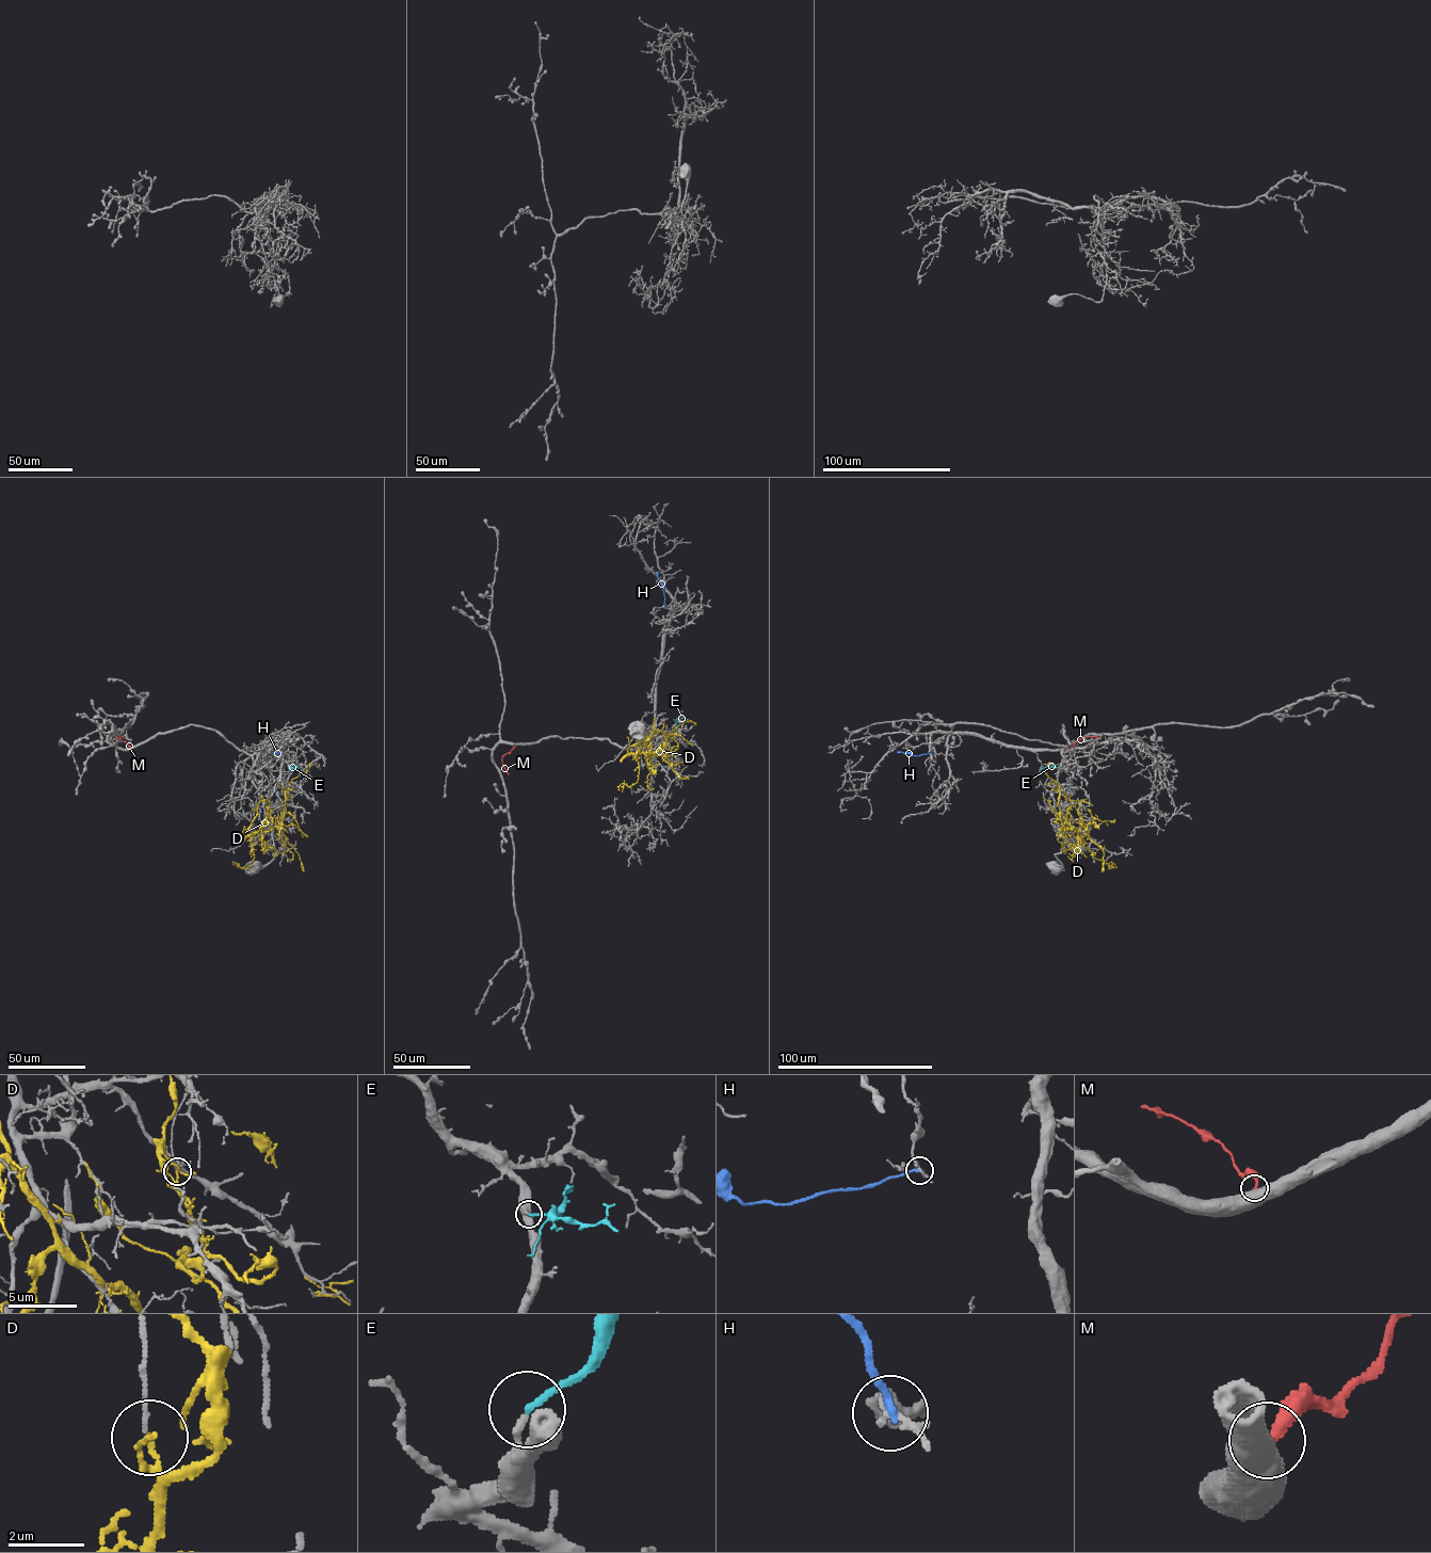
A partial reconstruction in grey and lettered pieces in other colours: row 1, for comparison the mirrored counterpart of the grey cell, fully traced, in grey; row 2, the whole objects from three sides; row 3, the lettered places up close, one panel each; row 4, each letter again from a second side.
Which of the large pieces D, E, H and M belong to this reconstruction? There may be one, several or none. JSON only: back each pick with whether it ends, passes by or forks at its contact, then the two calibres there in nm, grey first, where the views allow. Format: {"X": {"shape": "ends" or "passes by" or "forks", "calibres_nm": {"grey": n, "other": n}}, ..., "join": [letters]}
{"E": {"shape": "ends", "calibres_nm": {"grey": 180, "other": 180}}, "join": ["E"]}

